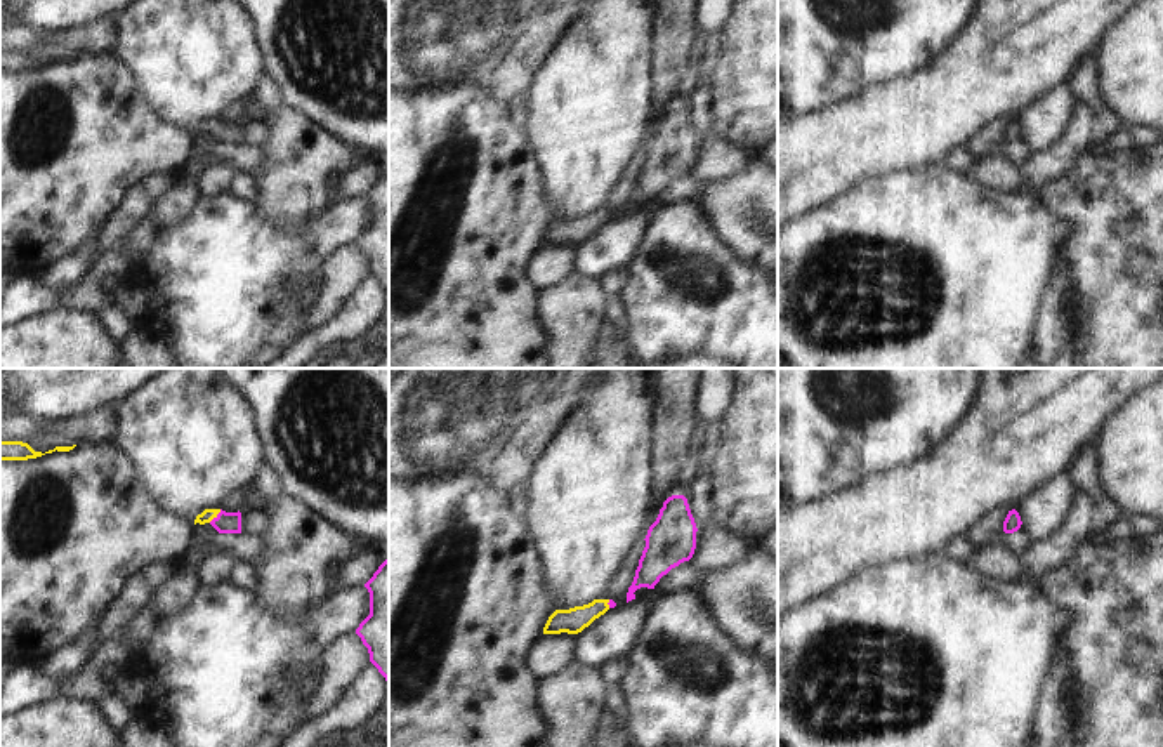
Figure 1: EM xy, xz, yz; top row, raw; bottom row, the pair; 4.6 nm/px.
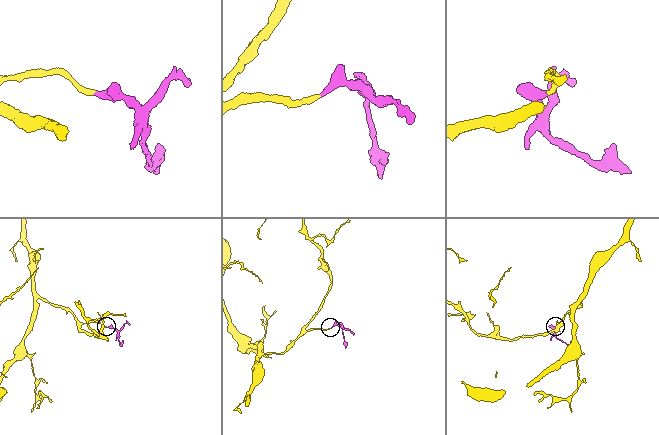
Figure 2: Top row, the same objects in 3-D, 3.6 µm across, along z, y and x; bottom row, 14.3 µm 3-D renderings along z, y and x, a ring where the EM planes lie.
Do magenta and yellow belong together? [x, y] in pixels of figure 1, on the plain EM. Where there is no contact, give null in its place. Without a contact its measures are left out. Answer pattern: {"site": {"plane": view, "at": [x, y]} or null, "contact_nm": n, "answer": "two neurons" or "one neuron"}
{"site": {"plane": "xy", "at": [214, 129]}, "contact_nm": 90, "answer": "one neuron"}

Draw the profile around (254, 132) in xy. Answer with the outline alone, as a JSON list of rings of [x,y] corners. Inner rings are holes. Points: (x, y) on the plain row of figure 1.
[[[241,118],[241,144],[252,148],[262,148],[269,137],[269,127],[266,120],[245,120]]]

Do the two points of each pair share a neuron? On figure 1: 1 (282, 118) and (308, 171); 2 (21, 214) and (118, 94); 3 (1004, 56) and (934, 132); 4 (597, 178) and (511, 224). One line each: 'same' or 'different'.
1: same
2: same
3: same
4: different

